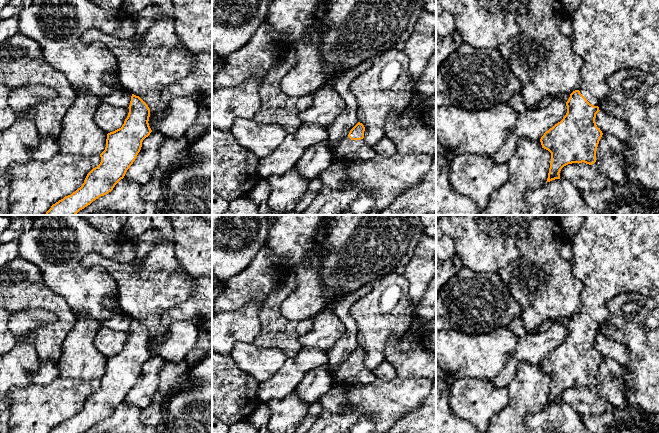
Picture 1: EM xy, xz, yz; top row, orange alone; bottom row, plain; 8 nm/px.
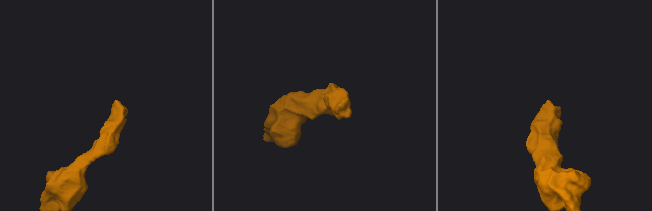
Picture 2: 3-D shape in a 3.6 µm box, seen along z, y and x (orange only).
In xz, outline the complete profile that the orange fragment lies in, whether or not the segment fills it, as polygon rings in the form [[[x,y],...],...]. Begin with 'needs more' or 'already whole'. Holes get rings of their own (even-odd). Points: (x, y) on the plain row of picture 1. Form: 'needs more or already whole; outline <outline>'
needs more; outline [[[358,346],[349,358],[331,368],[328,364],[328,372],[332,381],[337,384],[365,383],[376,378],[372,371],[369,371],[363,364],[365,351]]]

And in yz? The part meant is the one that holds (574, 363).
needs more; outline [[[584,215],[580,229],[569,239],[572,247],[572,272],[583,284],[581,310],[570,318],[566,326],[567,337],[563,343],[544,357],[540,366],[542,372],[551,377],[547,406],[560,403],[561,393],[572,387],[596,386],[596,375],[603,359],[595,342],[600,335],[599,328],[608,317],[607,303],[622,293],[635,292],[644,296],[659,295],[659,215]]]

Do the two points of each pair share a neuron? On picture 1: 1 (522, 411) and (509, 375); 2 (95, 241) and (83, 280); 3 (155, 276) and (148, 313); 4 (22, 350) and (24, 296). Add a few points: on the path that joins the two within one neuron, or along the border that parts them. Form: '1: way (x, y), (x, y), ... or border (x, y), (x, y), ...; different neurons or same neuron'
1: border (524, 361), (520, 363), (515, 377), (506, 386); different neurons
2: way (84, 248), (76, 256), (76, 269); same neuron
3: way (153, 285), (148, 290), (148, 304); same neuron
4: border (47, 310), (24, 308), (12, 313); different neurons

